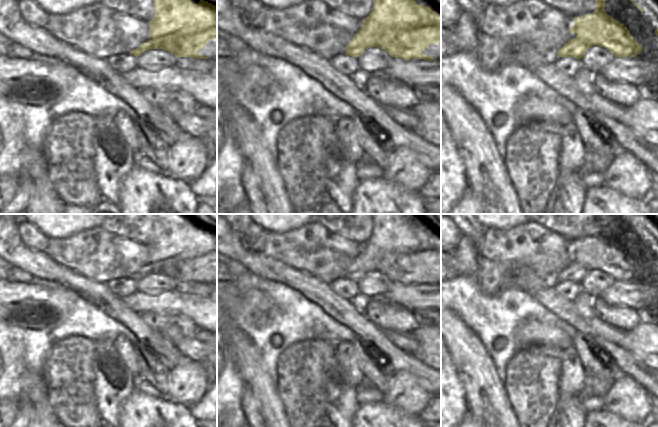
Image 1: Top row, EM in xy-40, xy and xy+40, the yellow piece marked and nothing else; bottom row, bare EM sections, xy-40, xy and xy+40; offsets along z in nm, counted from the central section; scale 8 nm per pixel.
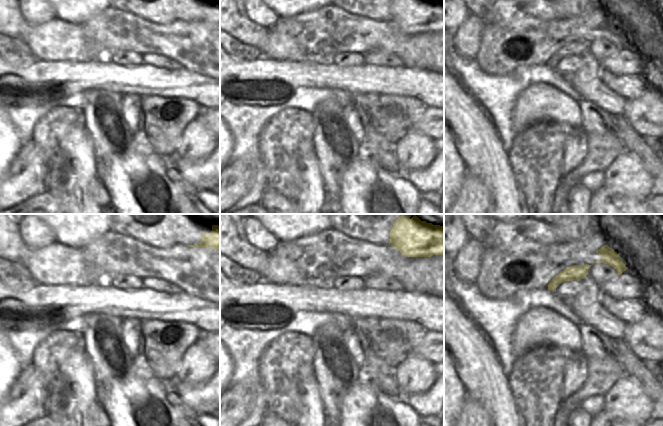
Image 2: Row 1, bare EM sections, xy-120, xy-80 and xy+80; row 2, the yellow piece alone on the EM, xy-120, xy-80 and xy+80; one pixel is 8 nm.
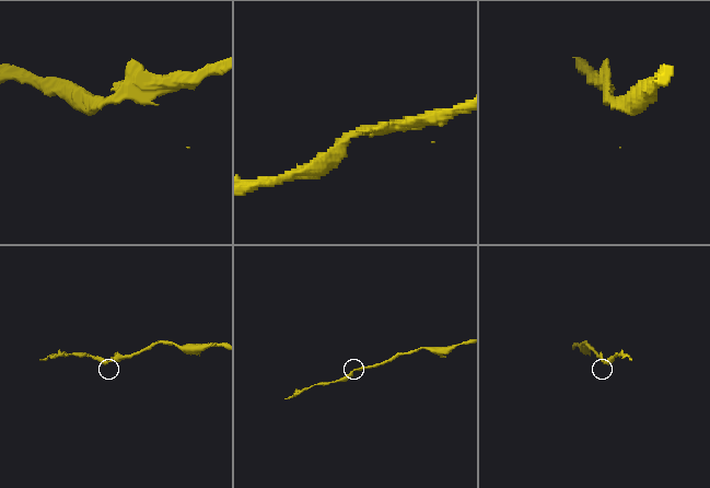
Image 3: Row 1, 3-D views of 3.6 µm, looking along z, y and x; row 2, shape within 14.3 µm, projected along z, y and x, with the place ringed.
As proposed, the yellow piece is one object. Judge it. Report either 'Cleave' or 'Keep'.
Keep.

